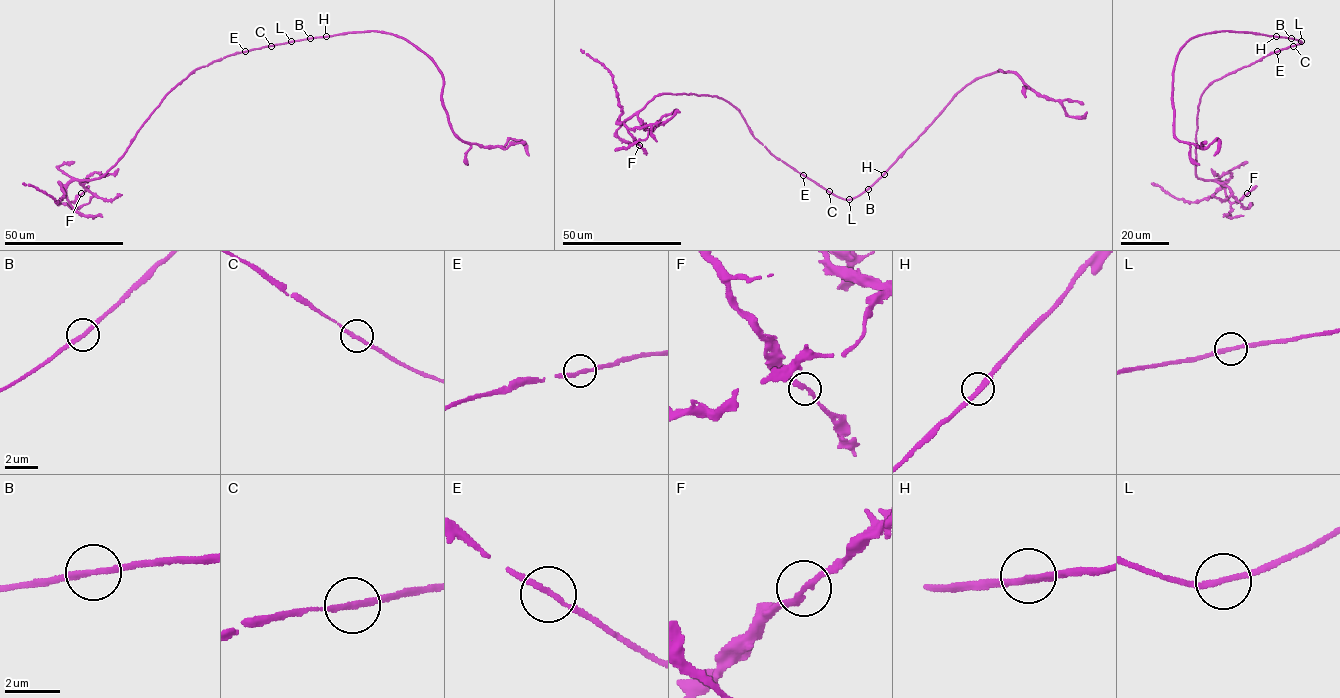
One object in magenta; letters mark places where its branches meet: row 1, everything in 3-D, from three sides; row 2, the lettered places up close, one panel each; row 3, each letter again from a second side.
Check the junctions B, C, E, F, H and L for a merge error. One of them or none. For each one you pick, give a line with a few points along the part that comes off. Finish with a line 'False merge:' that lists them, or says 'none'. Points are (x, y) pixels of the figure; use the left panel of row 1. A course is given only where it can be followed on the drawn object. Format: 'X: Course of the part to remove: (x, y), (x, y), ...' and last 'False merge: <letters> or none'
False merge: none

